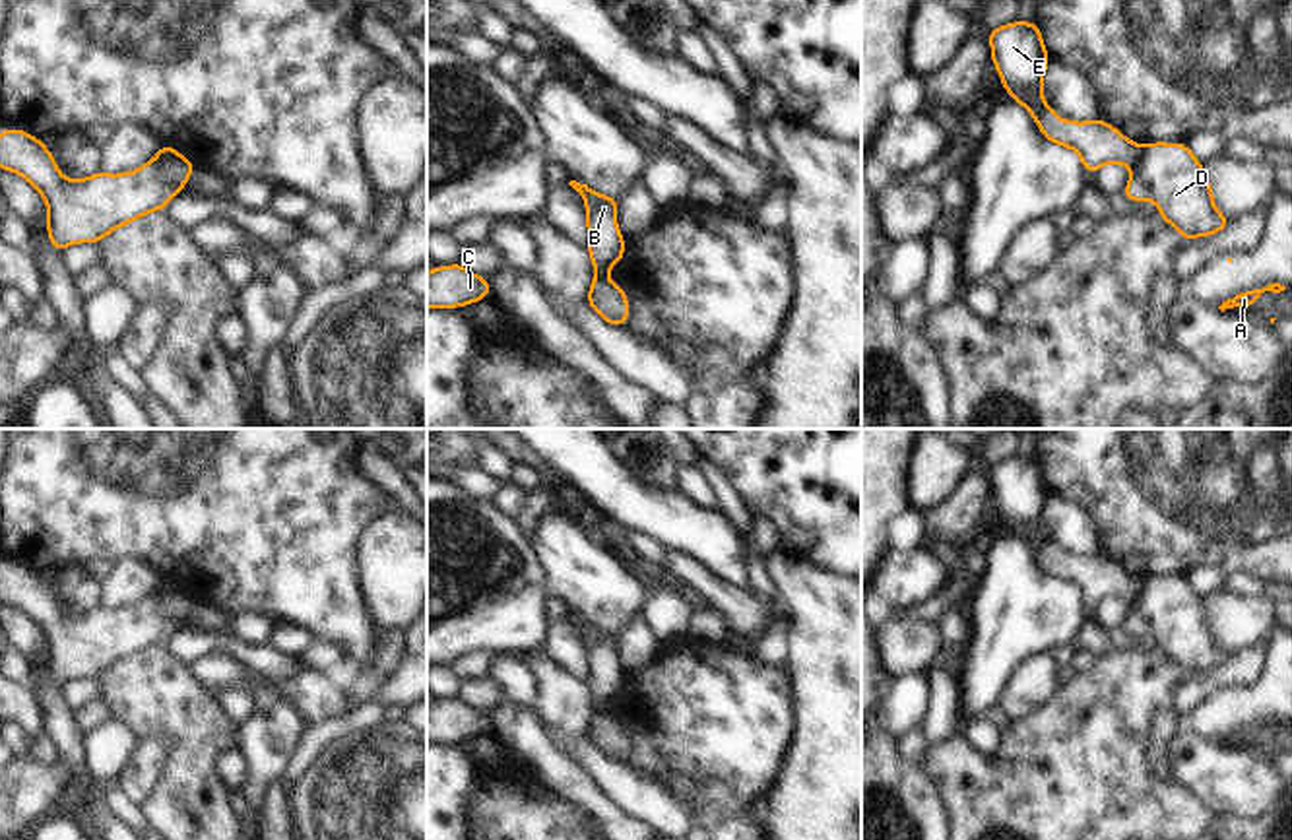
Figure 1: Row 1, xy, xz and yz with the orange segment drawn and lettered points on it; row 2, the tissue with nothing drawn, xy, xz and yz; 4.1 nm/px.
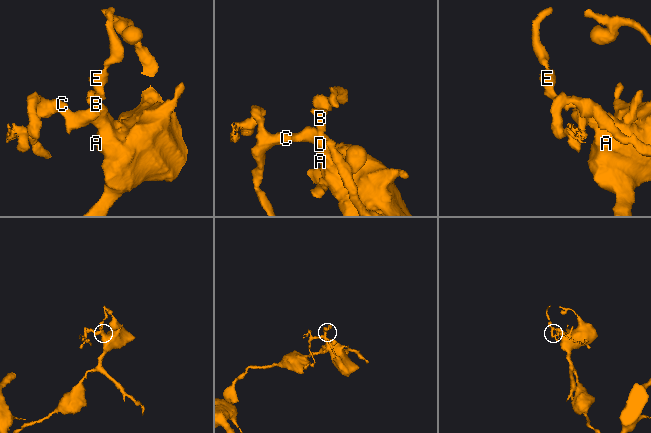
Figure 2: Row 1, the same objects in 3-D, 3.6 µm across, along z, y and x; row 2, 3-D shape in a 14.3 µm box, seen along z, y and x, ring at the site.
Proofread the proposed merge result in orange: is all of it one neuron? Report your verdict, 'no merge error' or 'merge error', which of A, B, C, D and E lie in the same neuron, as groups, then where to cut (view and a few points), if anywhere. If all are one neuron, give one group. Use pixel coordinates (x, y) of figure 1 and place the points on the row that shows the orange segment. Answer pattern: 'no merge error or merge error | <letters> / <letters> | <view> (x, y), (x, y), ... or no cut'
merge error | A D / B C E | yz (1143, 146), (1137, 173), (1151, 198)

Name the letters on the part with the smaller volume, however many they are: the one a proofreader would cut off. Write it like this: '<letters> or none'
B, C, E.

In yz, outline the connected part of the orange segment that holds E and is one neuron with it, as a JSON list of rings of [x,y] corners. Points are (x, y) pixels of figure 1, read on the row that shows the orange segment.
[[[1015,21],[985,35],[991,41],[991,62],[997,66],[1003,87],[1013,101],[1030,111],[1046,140],[1079,151],[1086,173],[1096,175],[1104,163],[1129,167],[1133,175],[1121,194],[1133,202],[1150,200],[1137,171],[1145,145],[1129,142],[1100,118],[1090,122],[1061,120],[1046,103],[1042,80],[1050,58],[1038,23]]]

